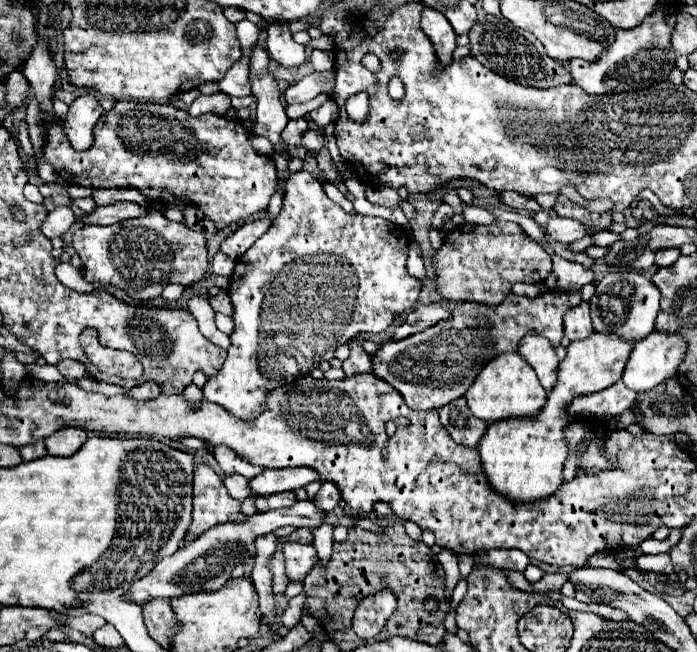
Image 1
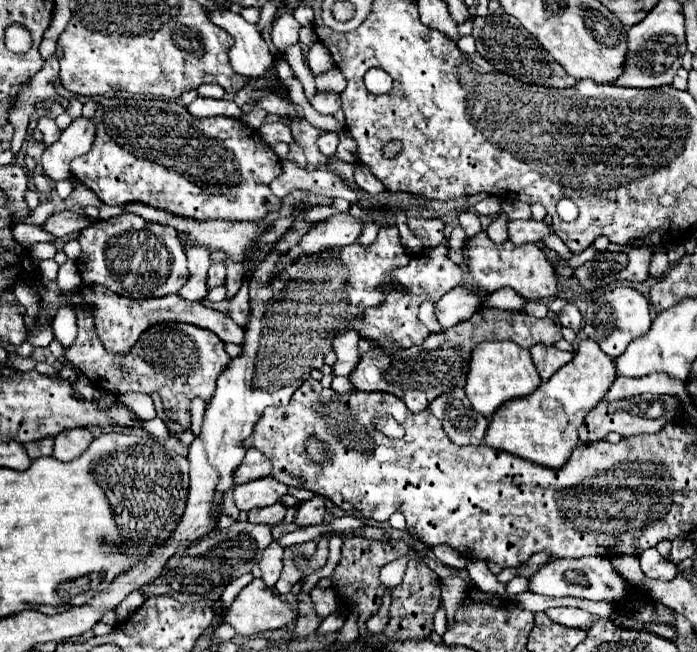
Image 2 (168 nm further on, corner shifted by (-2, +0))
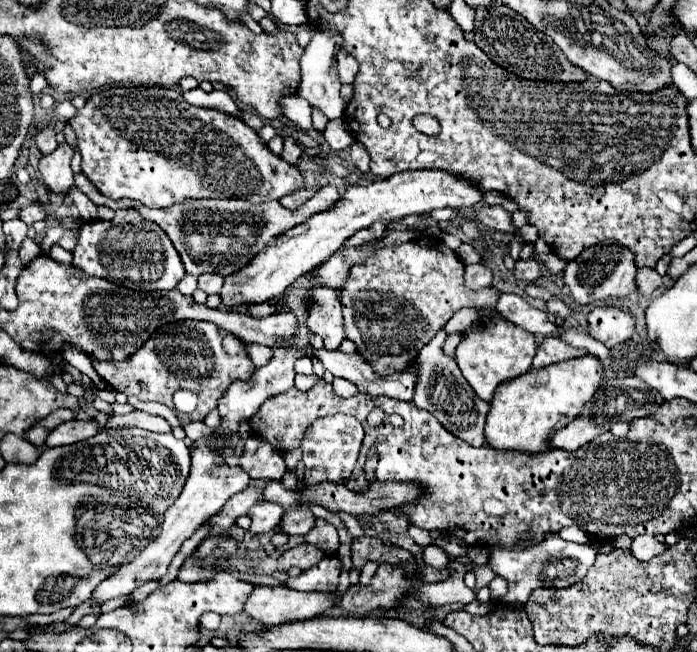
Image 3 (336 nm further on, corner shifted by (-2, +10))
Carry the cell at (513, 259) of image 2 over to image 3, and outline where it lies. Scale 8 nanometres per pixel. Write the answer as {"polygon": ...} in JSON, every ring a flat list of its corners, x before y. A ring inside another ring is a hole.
{"polygon":[[529,258,529,260,519,260,515,262,515,270,513,270,517,280,525,280,529,284,537,282,541,278,541,262]]}

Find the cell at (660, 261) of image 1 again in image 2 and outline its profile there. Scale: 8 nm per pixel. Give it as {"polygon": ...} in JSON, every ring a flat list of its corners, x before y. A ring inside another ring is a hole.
{"polygon":[[657,250,657,252,653,254,653,258,651,258,649,274,651,274,651,276,655,276,655,278,659,278,659,276,663,276,667,270,669,270,669,260,667,260,667,254,665,254,663,250]]}

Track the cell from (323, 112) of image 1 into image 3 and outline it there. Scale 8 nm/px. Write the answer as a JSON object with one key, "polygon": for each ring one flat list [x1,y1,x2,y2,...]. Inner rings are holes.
{"polygon":[[317,30,305,48,299,64,301,64,301,86,299,96,303,96,311,106,323,110,327,118,341,118,345,112,345,102,339,96,339,76,337,76,337,52,341,48,341,36,331,30]]}

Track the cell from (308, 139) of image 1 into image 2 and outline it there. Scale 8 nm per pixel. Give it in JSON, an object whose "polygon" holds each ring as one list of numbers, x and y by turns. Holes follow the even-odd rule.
{"polygon":[[323,132,319,136,319,140,317,140,317,146,319,146,319,150,325,156,333,156,335,154,335,148,337,148,337,142,339,142,339,138,337,138,335,132]]}

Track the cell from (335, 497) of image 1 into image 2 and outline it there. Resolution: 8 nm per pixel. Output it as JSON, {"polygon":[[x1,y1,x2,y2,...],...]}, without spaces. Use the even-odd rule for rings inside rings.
{"polygon":[[313,496,311,500,303,502,297,510,297,516,295,516,295,522,299,526,309,526,309,524,319,524,323,518,325,518,325,498,323,496]]}

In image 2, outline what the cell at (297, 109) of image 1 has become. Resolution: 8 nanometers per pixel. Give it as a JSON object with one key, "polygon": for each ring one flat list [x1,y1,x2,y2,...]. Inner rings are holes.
{"polygon":[[276,121,263,124,263,126,259,128,259,134,261,134,261,138,263,138,269,146,273,146,277,140,281,140,281,142,293,142,293,138,291,138,291,128,289,128,287,122]]}

